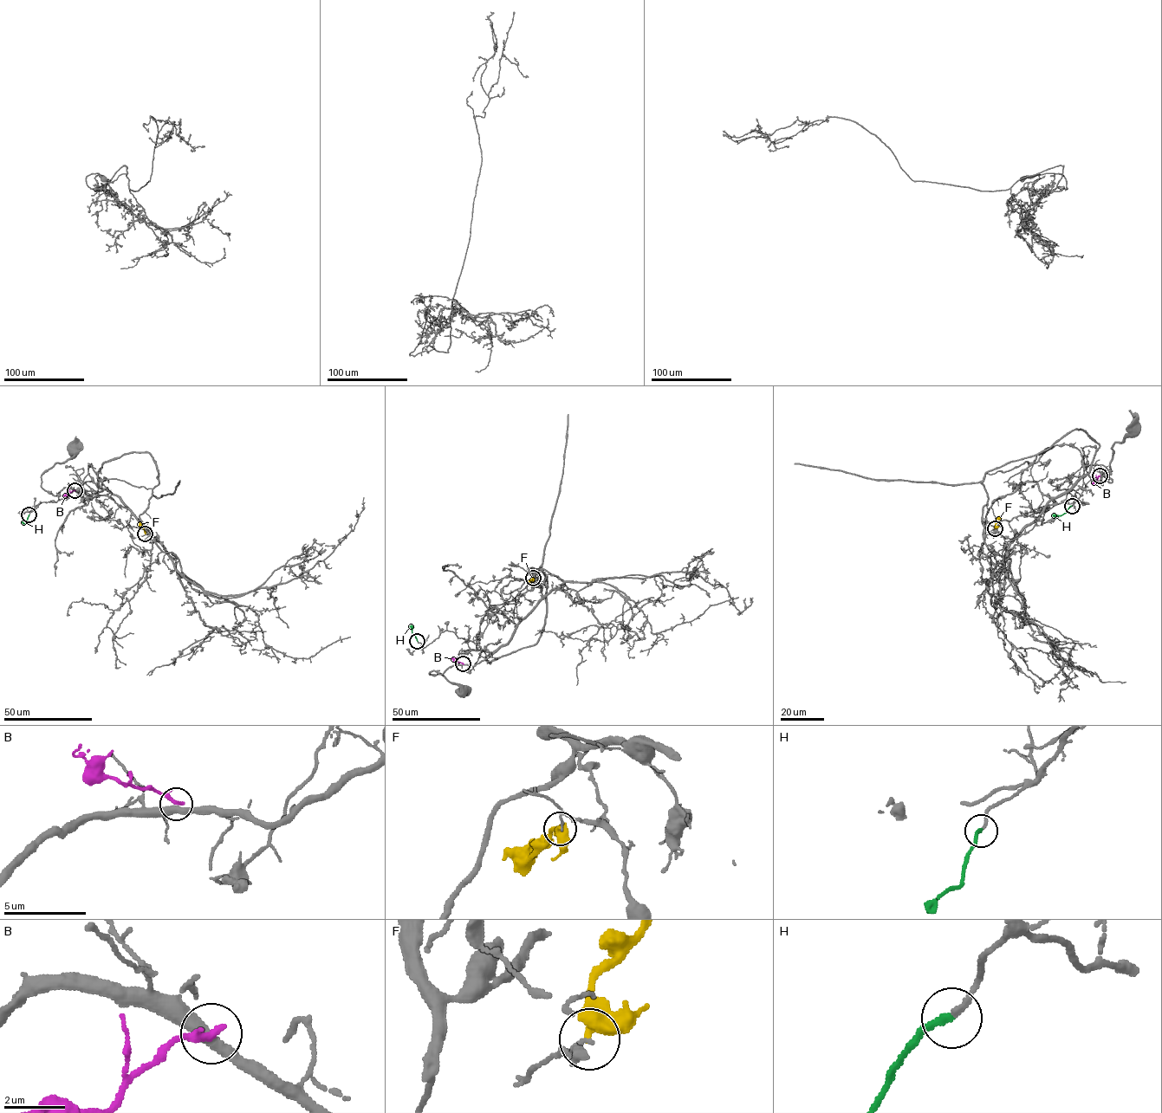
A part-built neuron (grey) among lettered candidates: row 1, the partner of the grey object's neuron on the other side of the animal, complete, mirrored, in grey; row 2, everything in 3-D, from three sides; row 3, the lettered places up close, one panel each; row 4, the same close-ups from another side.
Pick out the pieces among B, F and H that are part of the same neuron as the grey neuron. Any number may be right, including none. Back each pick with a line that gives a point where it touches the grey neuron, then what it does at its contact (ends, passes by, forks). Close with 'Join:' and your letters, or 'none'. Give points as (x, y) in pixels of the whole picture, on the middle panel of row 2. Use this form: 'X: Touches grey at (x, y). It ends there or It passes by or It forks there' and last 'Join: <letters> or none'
H: Touches grey at (417, 641). It ends there
Join: H

